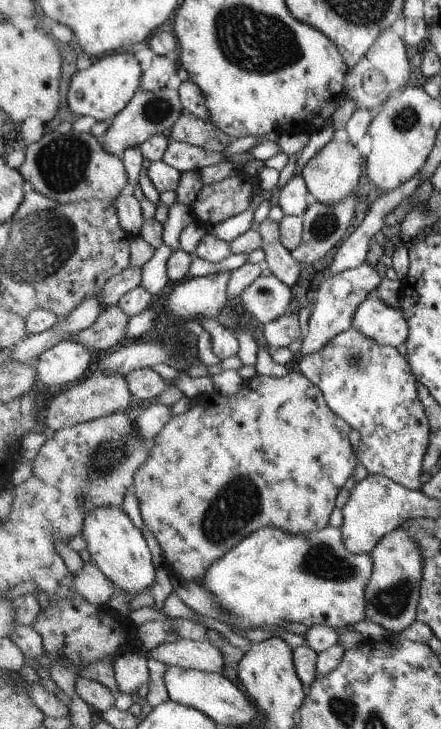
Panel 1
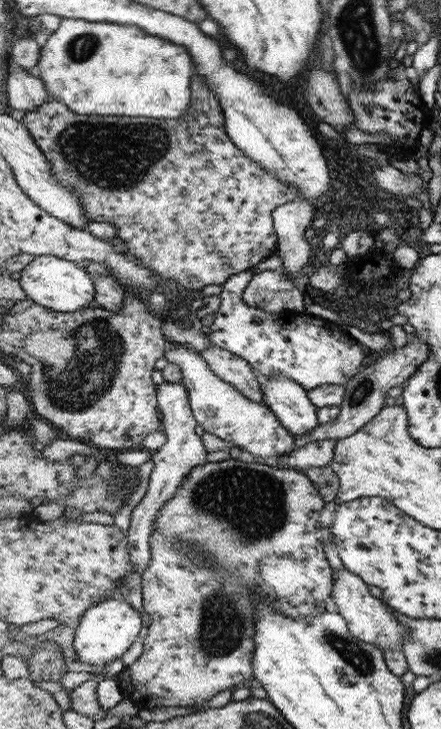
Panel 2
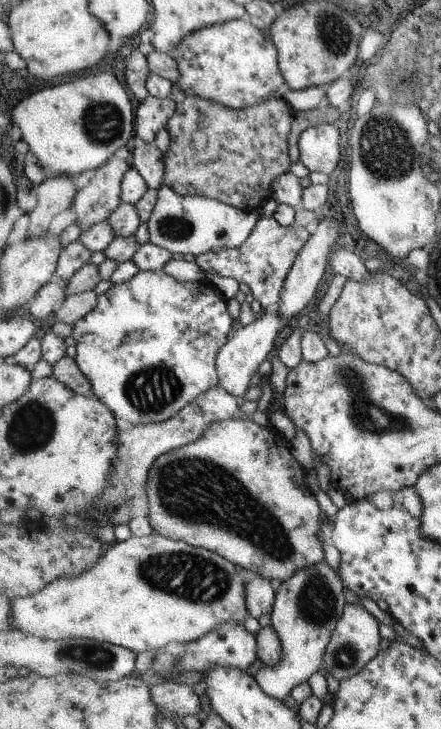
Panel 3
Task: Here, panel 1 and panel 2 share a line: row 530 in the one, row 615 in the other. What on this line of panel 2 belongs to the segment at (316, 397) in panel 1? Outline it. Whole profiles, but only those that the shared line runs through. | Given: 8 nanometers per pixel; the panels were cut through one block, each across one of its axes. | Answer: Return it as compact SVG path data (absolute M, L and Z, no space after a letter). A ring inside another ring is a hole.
M228 459L197 466L187 477L187 484L159 511L150 539L152 561L144 571L142 585L144 608L152 616L152 624L144 655L136 665L126 667L123 678L127 698L142 702L142 706L204 705L220 692L253 680L257 616L255 604L250 604L254 600L252 592L274 598L269 601L276 604L277 611L283 615L305 619L326 611L324 602L333 592L332 568L328 566L323 544L320 544L316 534L324 499L305 473ZM182 541L200 545L210 552L216 558L216 564L212 564L214 570L230 572L200 572L210 568L202 564L198 566L198 562L194 562L187 552L179 550Z

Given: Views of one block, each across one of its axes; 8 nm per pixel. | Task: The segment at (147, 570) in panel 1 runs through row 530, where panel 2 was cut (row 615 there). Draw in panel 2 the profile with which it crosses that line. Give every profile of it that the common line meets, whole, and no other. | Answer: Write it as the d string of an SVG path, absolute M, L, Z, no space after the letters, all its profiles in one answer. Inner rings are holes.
M122 597L112 598L112 600L108 599L107 601L90 607L81 618L81 623L77 628L74 641L81 665L94 665L98 668L99 666L108 666L108 664L112 664L117 659L123 659L126 652L128 652L130 647L139 639L138 636L142 634L142 628L144 628L142 613L138 612L128 600Z

